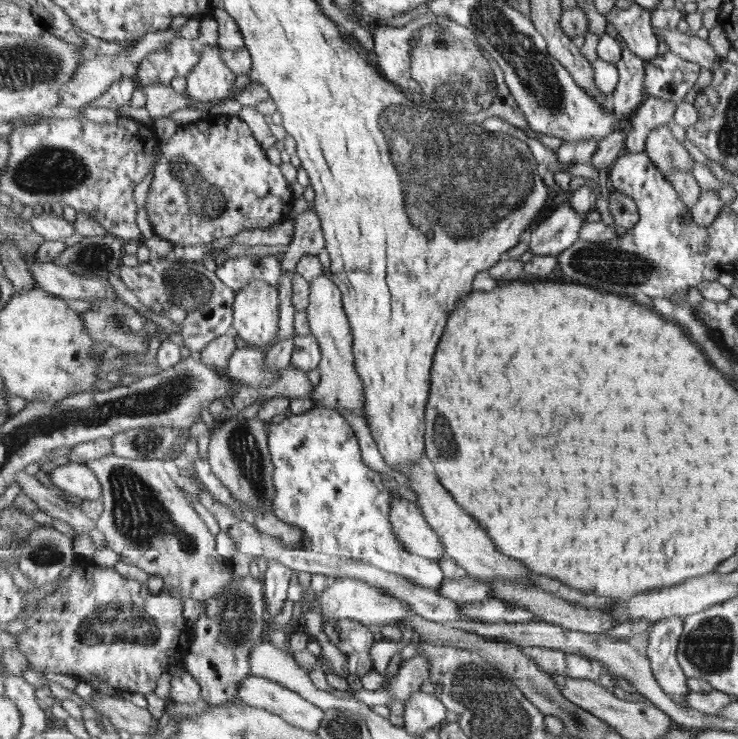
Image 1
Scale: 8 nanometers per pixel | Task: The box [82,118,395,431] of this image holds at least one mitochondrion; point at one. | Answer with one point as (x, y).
(185, 289)

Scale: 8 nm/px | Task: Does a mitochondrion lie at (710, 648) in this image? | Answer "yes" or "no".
yes

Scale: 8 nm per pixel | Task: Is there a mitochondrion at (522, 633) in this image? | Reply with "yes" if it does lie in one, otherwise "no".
no

